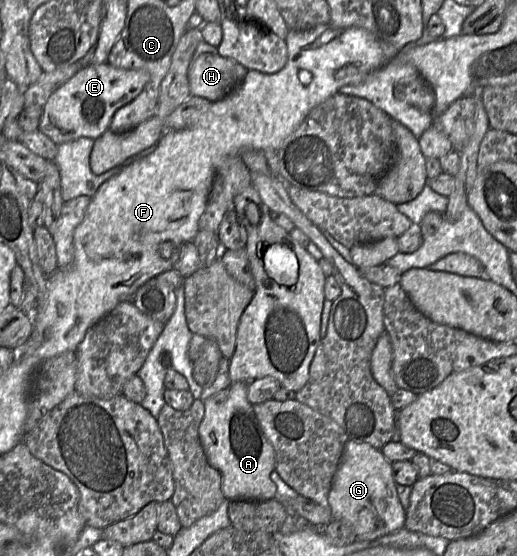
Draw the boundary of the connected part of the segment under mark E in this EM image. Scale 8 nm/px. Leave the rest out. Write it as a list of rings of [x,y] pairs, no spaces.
[[[88,64],[60,86],[46,101],[38,130],[57,145],[81,137],[93,140],[109,129],[111,119],[122,106],[134,100],[150,80],[142,69],[122,69],[110,65]]]

